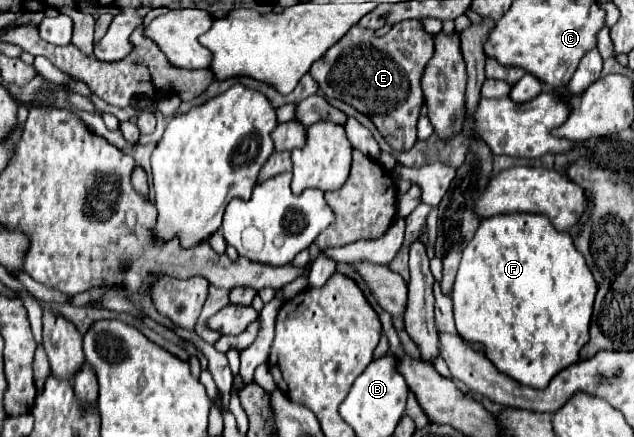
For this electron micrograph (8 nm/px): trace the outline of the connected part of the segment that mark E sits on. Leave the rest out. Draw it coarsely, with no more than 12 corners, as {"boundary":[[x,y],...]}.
{"boundary":[[420,19],[356,25],[310,75],[370,117],[416,143],[434,37]]}

